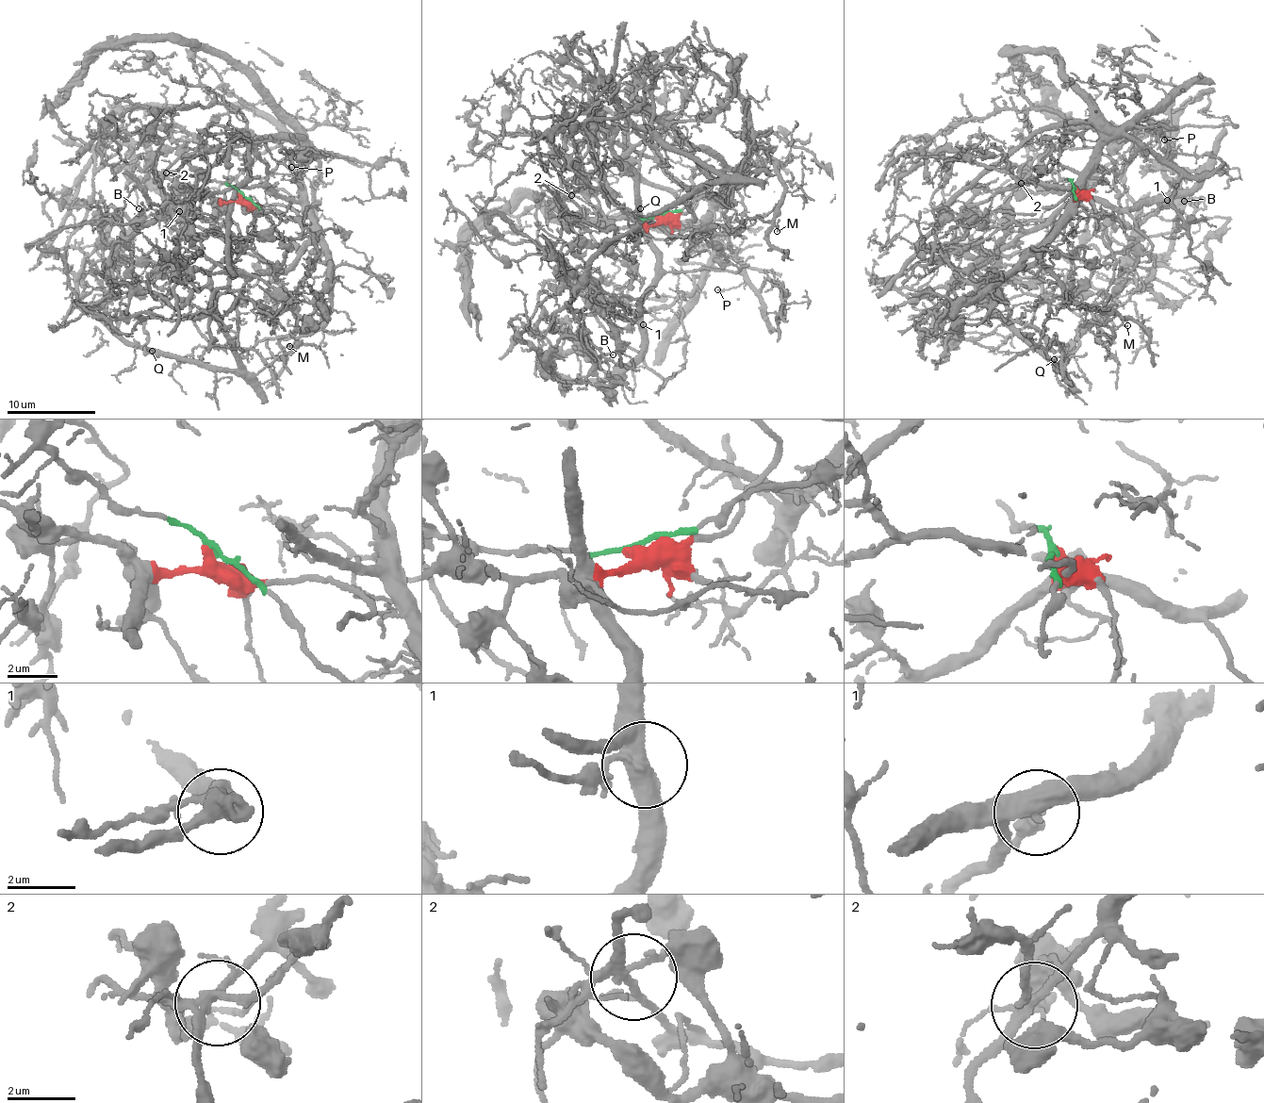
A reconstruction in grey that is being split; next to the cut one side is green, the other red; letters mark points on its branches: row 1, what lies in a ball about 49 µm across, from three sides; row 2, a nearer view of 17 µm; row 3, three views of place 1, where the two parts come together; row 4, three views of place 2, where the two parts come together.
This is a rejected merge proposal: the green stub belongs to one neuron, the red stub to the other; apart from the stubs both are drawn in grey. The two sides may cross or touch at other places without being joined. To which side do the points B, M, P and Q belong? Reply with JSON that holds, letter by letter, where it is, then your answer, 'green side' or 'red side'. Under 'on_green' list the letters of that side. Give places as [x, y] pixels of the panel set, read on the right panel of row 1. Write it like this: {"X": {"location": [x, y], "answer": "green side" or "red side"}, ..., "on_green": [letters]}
{"B": {"location": [1184, 201], "answer": "red side"}, "M": {"location": [1127, 325], "answer": "red side"}, "P": {"location": [1164, 139], "answer": "red side"}, "Q": {"location": [1054, 359], "answer": "green side"}, "on_green": ["Q"]}

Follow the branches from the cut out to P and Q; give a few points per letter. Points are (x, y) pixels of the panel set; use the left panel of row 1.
P: (239, 195), (266, 205), (297, 201), (301, 171), (309, 160), (316, 160), (314, 186), (290, 166)
Q: (242, 195), (176, 159), (160, 186), (174, 214), (230, 248), (210, 289), (238, 366), (152, 351)

